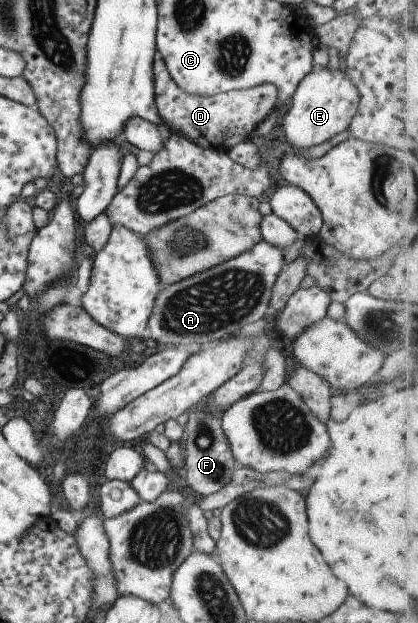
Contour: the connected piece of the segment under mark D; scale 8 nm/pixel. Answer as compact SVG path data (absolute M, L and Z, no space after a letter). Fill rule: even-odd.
M157 51L153 64L155 103L169 130L176 129L202 148L227 153L239 142L249 139L254 128L273 110L278 90L272 83L251 89L228 91L217 95L191 95L176 86L168 74L162 55Z

